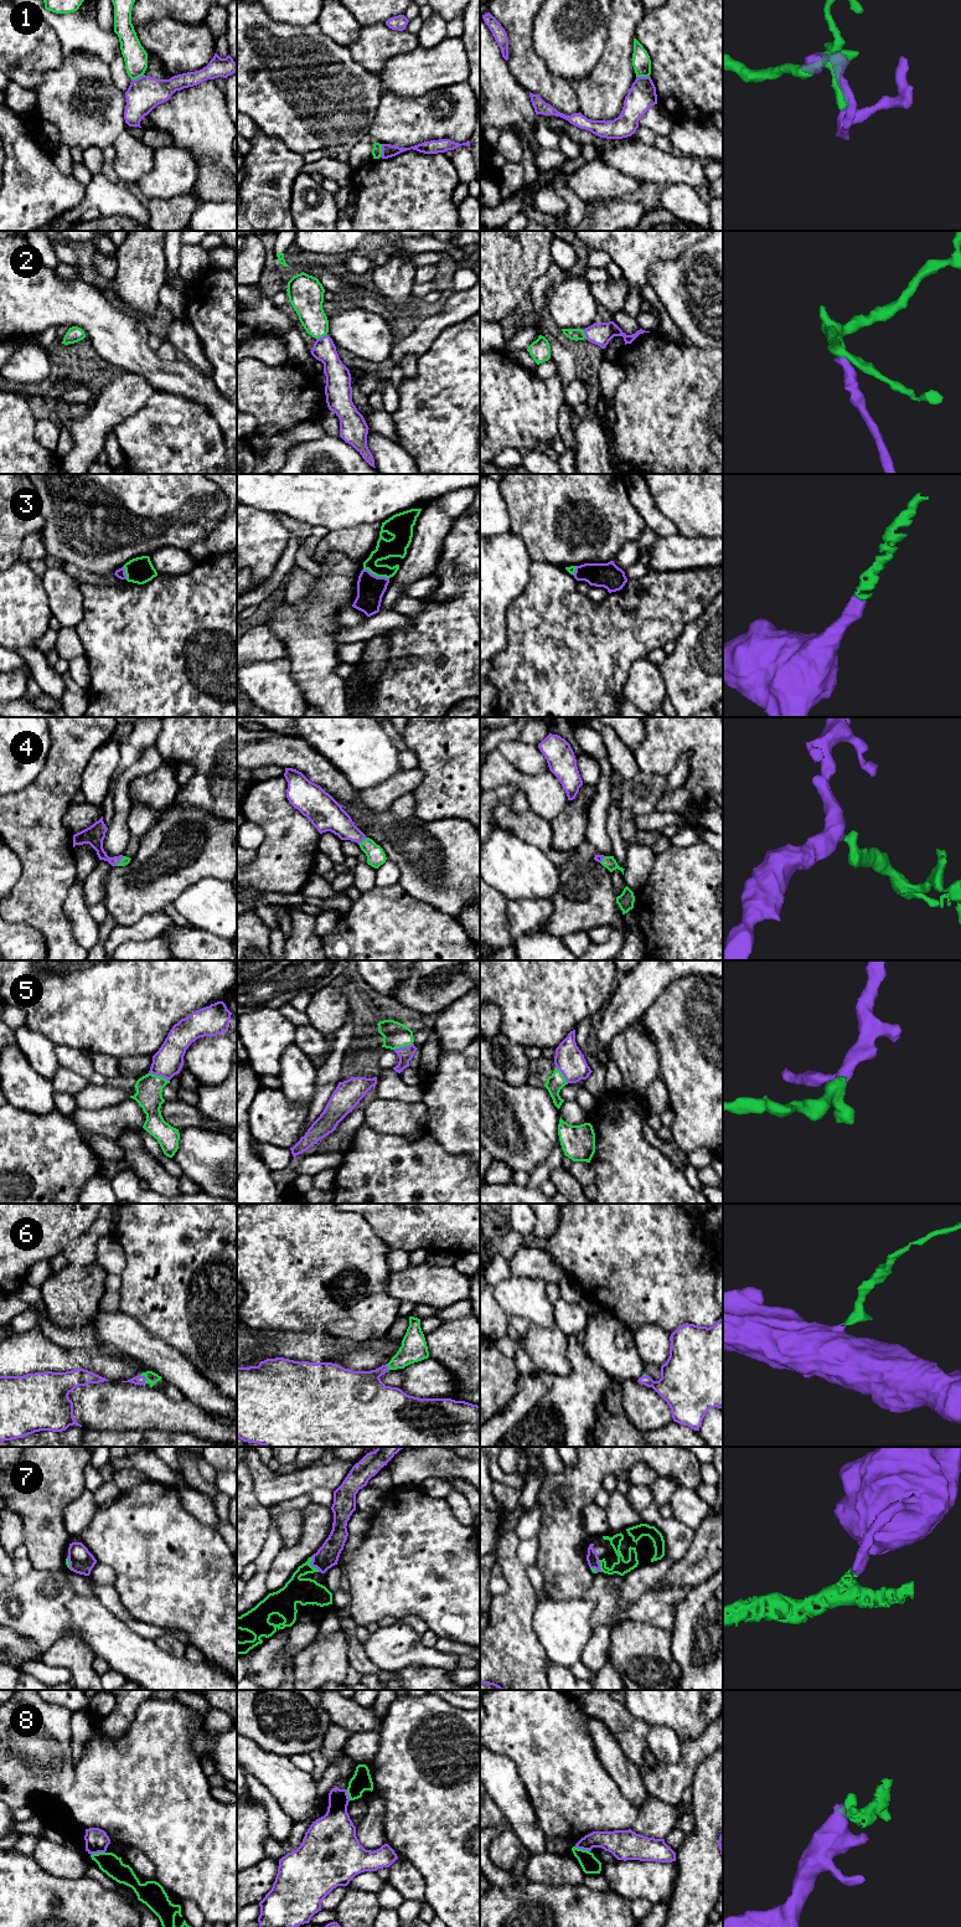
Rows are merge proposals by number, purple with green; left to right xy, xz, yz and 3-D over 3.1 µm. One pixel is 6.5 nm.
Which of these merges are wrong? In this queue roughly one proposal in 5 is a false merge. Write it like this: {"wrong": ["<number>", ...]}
{"wrong": ["1", "8"]}

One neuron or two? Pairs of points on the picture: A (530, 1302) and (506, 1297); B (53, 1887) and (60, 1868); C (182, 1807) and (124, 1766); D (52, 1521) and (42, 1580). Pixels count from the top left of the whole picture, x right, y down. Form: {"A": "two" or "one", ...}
{"A": "one", "B": "two", "C": "one", "D": "two"}

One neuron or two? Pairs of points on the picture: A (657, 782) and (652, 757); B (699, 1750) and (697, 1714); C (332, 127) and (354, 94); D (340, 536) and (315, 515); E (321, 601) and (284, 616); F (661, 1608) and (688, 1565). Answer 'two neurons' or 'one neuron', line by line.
A: two neurons
B: two neurons
C: one neuron
D: two neurons
E: one neuron
F: two neurons

